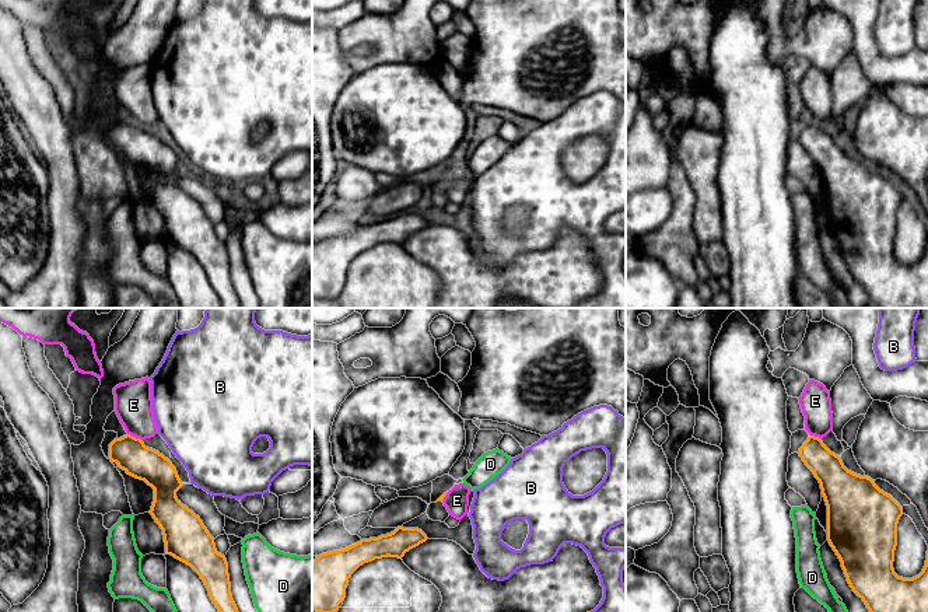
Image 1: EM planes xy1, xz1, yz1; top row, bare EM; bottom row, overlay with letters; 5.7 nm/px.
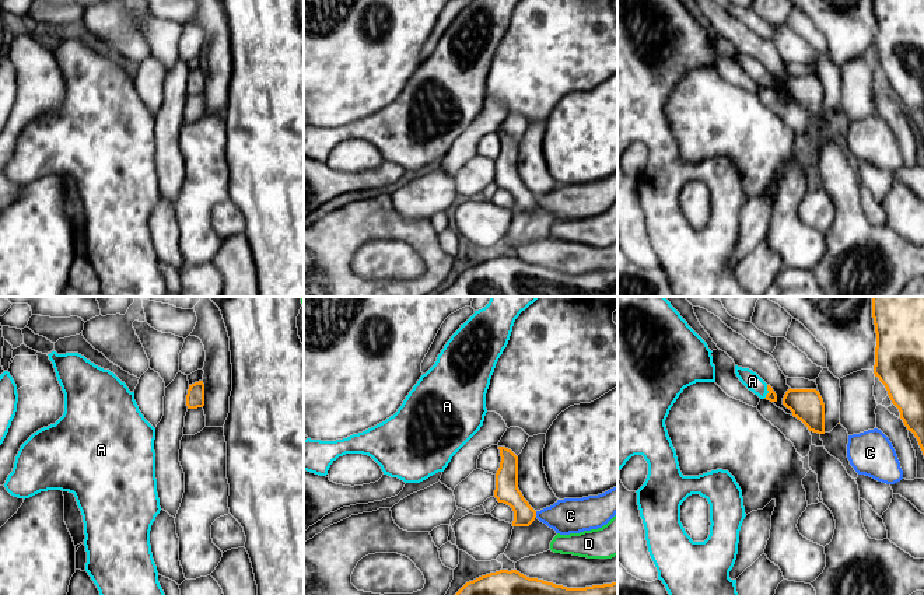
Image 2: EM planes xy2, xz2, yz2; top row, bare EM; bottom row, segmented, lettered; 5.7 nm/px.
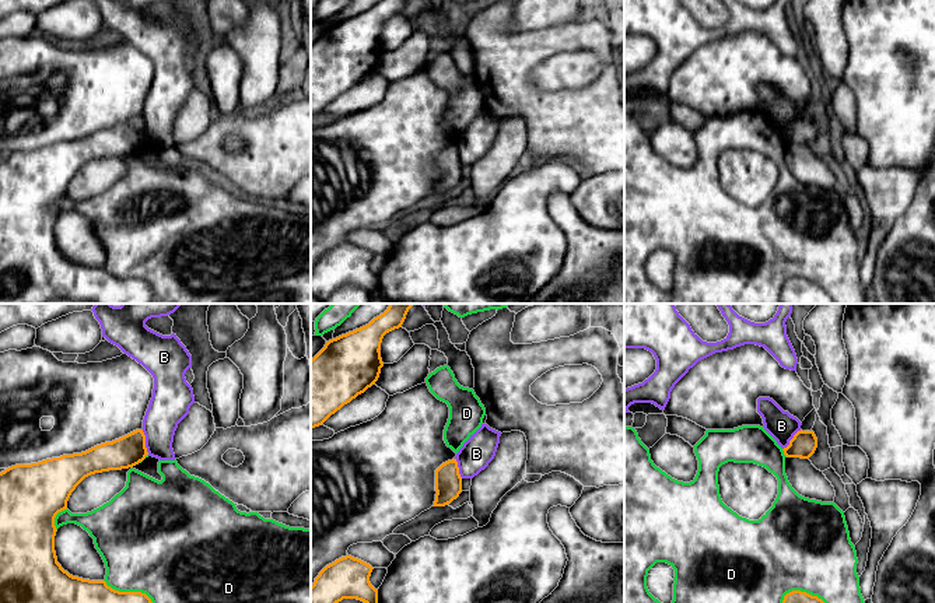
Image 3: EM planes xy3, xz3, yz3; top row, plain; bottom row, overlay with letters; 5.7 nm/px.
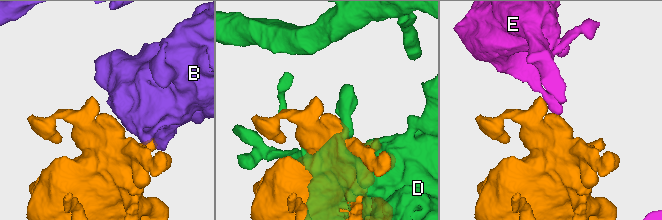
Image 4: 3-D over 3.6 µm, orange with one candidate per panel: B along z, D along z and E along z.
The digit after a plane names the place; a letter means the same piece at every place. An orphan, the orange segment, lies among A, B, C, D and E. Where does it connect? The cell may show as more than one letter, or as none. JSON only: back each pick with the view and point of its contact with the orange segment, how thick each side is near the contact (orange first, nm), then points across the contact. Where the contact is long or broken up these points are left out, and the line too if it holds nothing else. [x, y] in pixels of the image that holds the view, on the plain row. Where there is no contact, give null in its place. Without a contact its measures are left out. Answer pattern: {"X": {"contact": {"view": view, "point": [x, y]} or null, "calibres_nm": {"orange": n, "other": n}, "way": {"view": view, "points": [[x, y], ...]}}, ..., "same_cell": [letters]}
{"A": {"contact": {"view": "yz2", "point": [769, 79]}, "calibres_nm": {"orange": 60, "other": 100}, "way": {"view": "yz2", "points": [[772, 83], [769, 79], [752, 67]]}}, "same_cell": ["A"]}

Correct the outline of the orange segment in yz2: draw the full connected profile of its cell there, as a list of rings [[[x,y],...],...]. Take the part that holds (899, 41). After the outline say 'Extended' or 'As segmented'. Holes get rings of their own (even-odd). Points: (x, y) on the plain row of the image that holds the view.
[[[872,0],[872,4],[876,20],[874,60],[885,71],[900,105],[917,125],[924,141],[924,0]]]. As segmented

